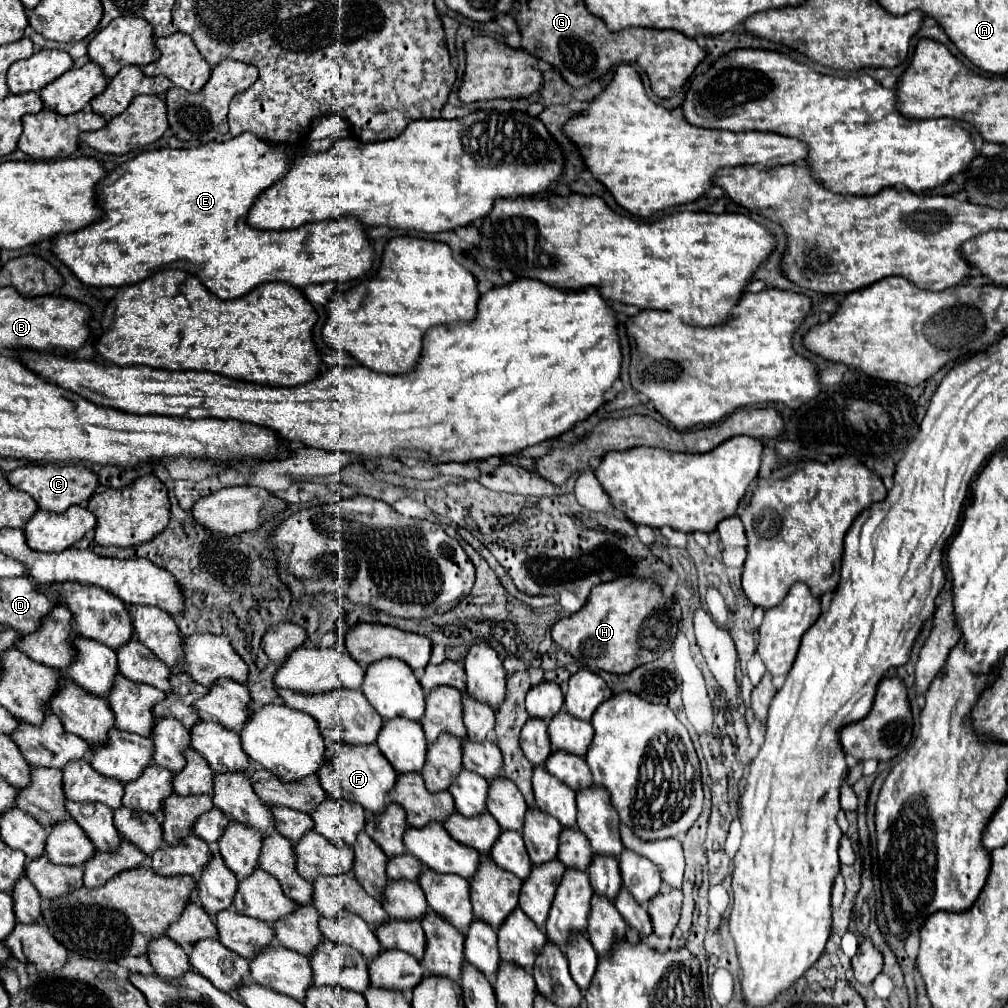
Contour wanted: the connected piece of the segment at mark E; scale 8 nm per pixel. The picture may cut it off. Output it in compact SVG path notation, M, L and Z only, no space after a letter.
M241 134L237 138L225 140L225 142L207 142L199 148L187 148L187 150L173 150L173 148L159 148L159 150L147 150L137 154L135 158L129 158L127 162L123 162L119 168L115 168L113 172L109 172L101 182L95 184L95 194L97 194L97 202L101 204L101 220L93 222L91 226L85 226L77 232L63 232L57 234L55 238L51 238L51 252L65 264L69 266L69 270L87 286L125 286L125 284L137 284L141 280L145 280L147 276L155 274L157 268L181 268L185 272L191 272L193 276L199 278L199 282L213 292L219 298L241 298L247 292L251 292L255 286L265 284L265 282L287 282L293 284L295 288L303 288L307 284L321 284L321 282L349 282L355 280L359 276L363 276L371 264L373 264L373 248L363 232L361 222L353 220L353 218L341 218L341 220L331 220L331 222L321 222L321 224L305 224L297 230L281 230L281 232L271 232L271 230L255 230L247 224L247 208L251 208L251 204L257 200L257 196L269 188L271 184L275 184L281 176L285 176L285 170L289 170L289 154L285 148L277 146L277 144L267 144L257 140L253 134Z

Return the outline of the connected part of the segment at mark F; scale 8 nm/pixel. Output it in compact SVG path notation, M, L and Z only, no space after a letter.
M335 742L325 752L325 762L317 772L321 784L325 780L325 790L333 798L347 798L361 804L365 810L379 814L387 806L387 792L393 788L397 772L389 760L381 754L377 744L345 744Z

